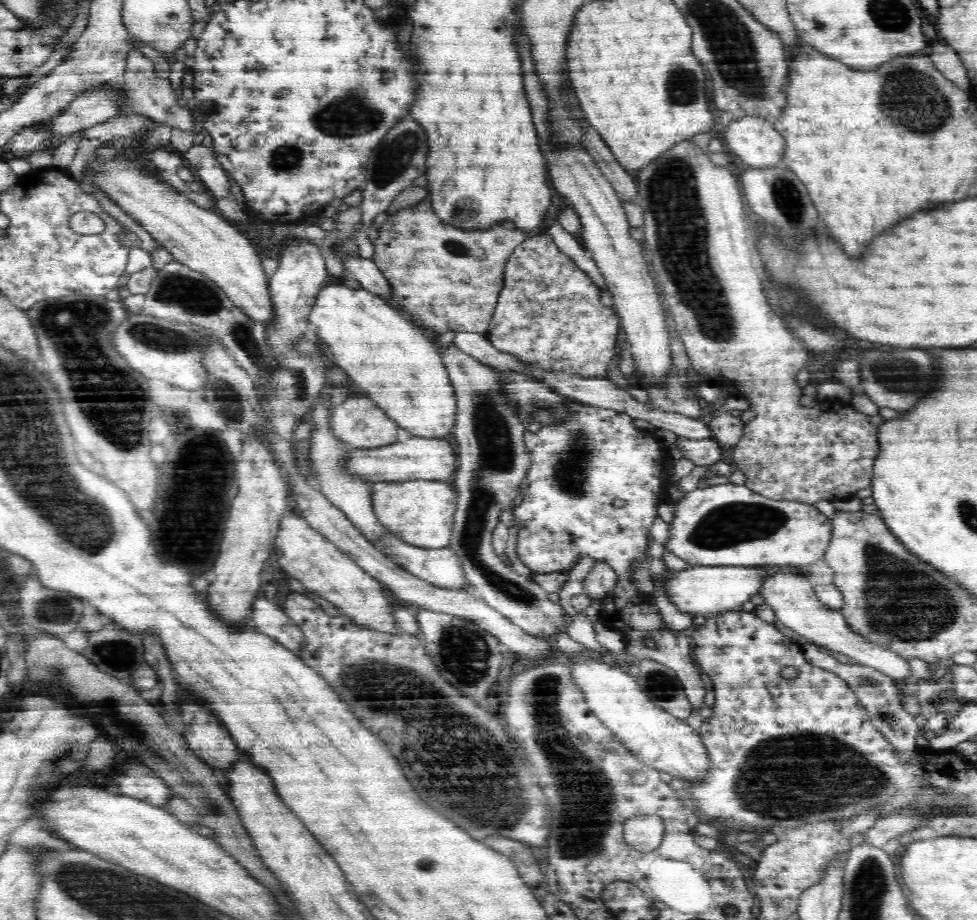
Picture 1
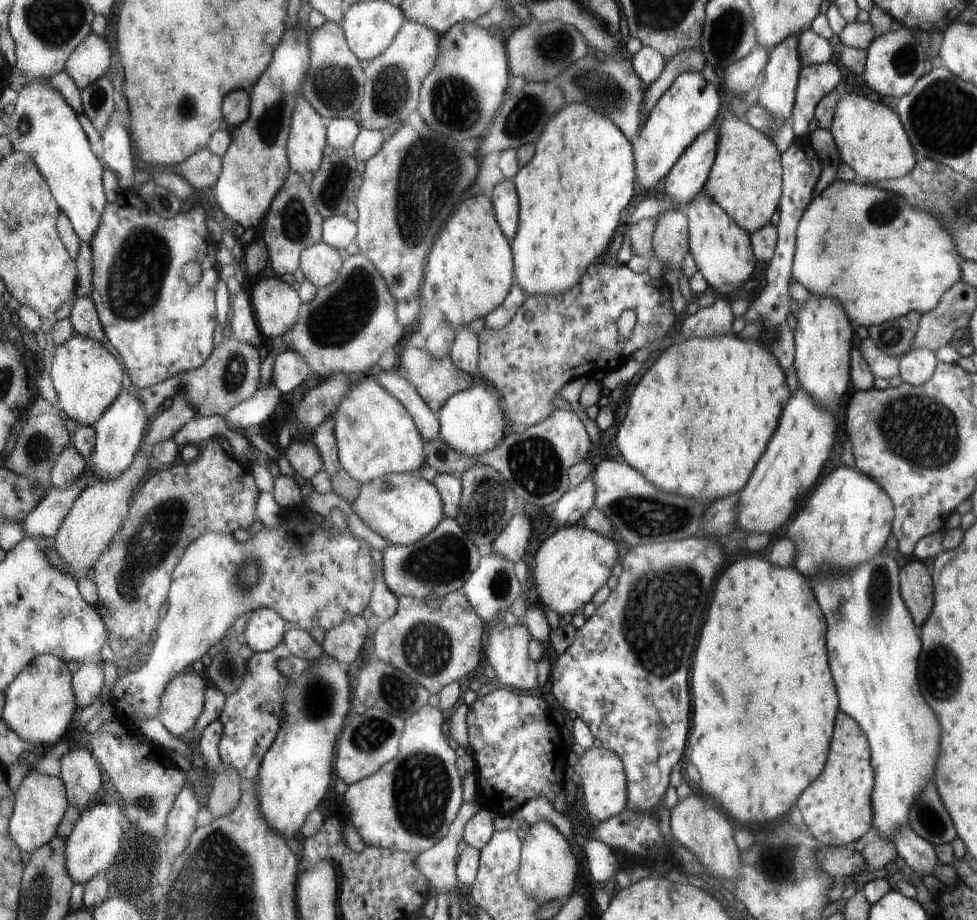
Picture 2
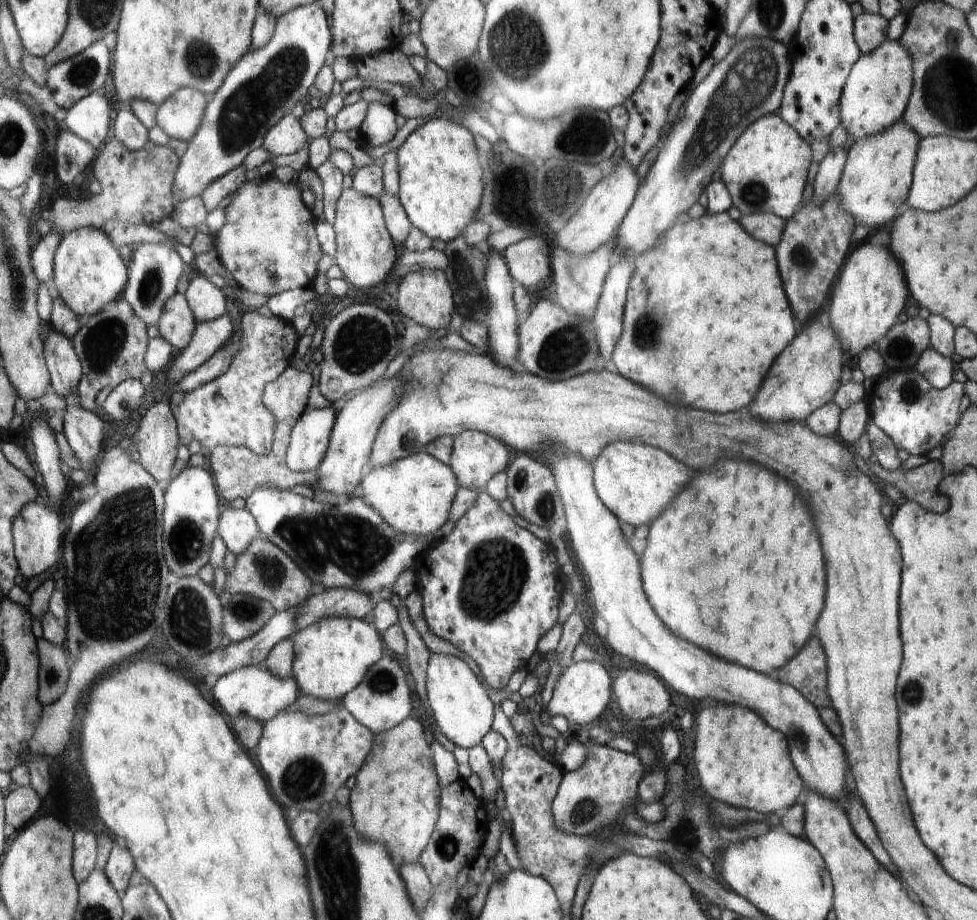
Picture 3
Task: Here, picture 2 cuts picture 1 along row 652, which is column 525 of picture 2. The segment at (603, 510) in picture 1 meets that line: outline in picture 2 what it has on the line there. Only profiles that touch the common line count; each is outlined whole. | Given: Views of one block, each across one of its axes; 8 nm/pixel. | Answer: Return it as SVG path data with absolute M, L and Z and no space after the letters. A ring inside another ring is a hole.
M504 620L490 624L489 637L485 640L487 661L496 672L496 679L502 684L516 688L516 690L536 690L538 688L538 674L536 674L536 661L530 655L530 633L524 625L518 624L512 628L504 627L504 625L507 625Z

